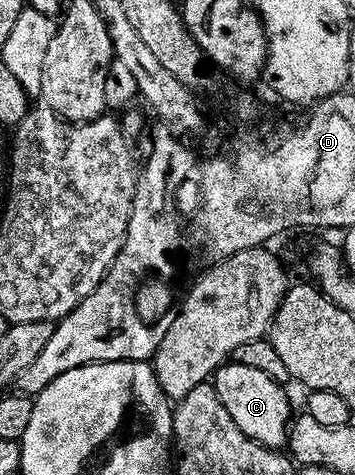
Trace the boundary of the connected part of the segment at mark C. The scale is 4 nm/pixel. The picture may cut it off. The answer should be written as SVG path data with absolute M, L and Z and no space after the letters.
M237 363L221 365L214 372L212 384L216 395L220 395L220 403L232 415L236 427L244 431L254 441L259 441L269 449L281 450L287 444L292 424L290 401L279 382L274 381L264 371L256 371L256 367L244 367Z

